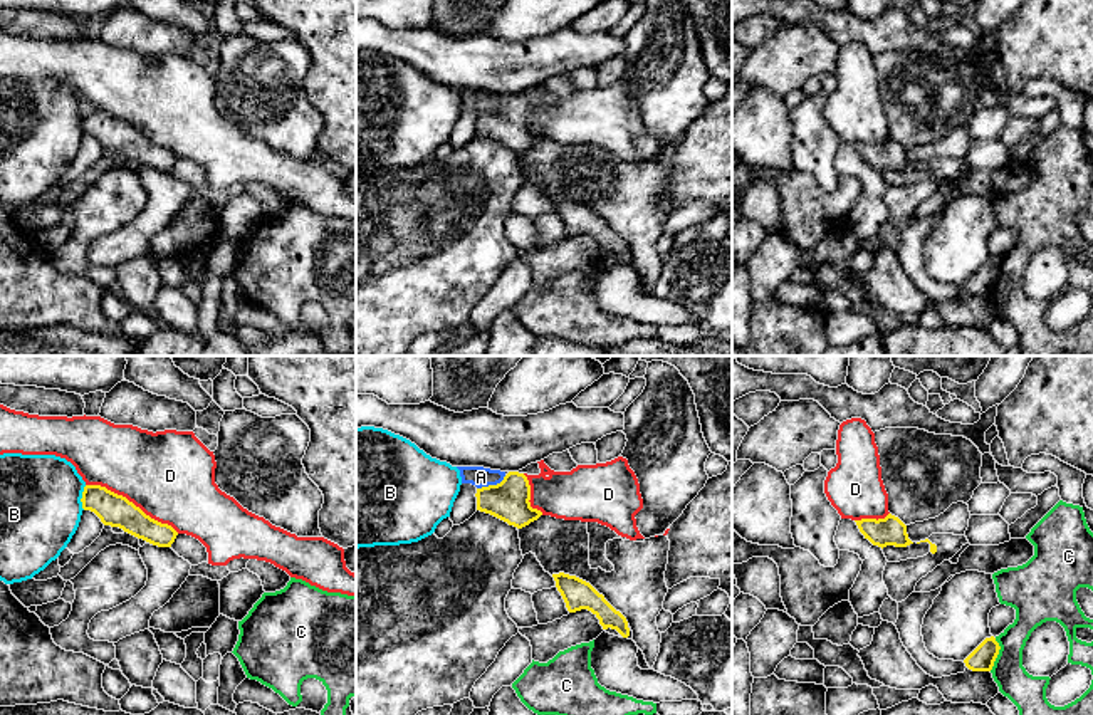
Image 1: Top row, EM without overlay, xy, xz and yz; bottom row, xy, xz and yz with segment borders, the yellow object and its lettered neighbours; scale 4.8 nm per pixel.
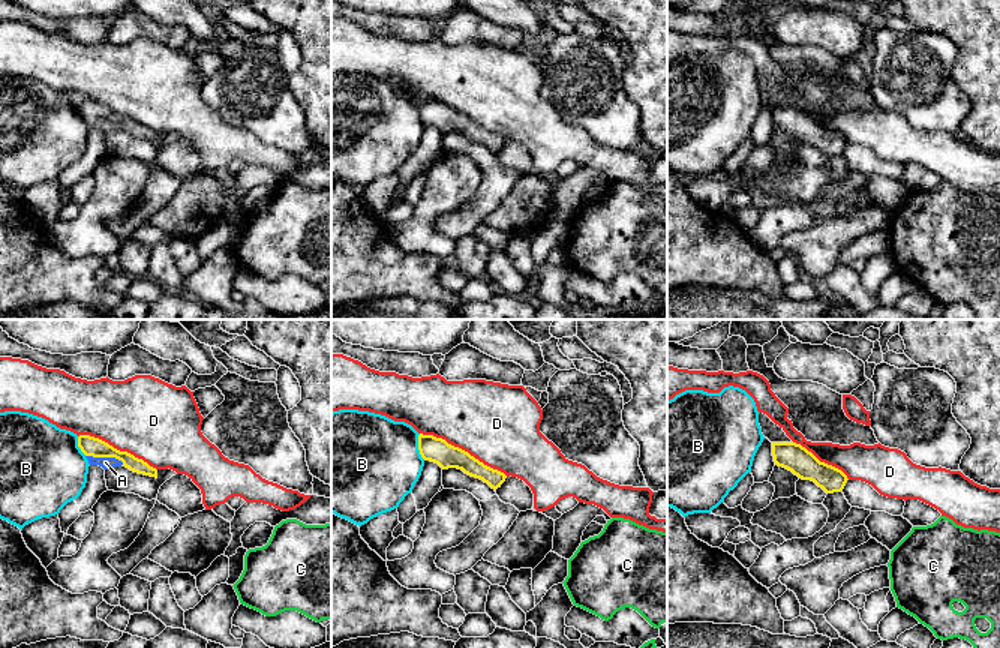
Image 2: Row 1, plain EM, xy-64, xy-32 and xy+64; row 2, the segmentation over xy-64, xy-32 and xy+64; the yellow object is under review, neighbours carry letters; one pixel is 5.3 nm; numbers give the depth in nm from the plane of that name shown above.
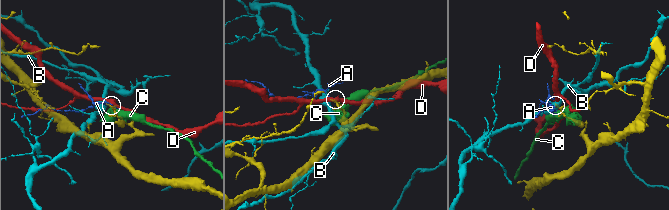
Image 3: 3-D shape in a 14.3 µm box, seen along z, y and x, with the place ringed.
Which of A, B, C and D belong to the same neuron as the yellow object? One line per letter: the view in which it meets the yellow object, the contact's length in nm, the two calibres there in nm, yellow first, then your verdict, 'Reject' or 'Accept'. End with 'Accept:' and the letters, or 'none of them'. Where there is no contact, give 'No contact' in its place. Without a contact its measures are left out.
A: Touches yellow in xz. Shared border 160 nm. Thickness 190 nm (yellow) against 100 nm. Accept
B: Touches yellow in xy. Shared border 120 nm. Thickness 160 nm (yellow) against 380 nm. Reject
C: Touches yellow in yz. Shared border 160 nm. Thickness 120 nm (yellow) against 170 nm. Reject
D: Touches yellow in xy. Shared border 500 nm. Thickness 160 nm (yellow) against 420 nm. Reject
Accept: A

